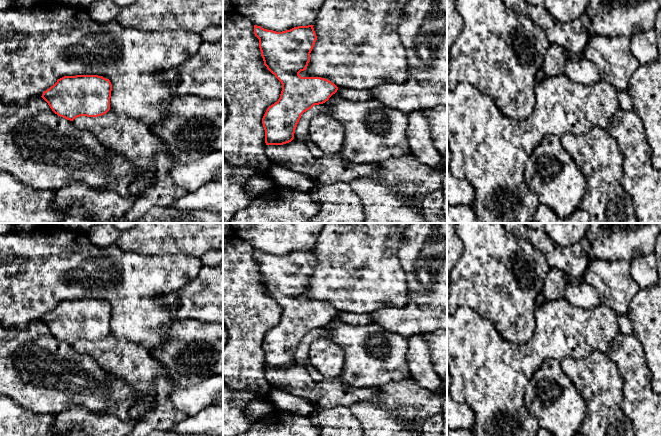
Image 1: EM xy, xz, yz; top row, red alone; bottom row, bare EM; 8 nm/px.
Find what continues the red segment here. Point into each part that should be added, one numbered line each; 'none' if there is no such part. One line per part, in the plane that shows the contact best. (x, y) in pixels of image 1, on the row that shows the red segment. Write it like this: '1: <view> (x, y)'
none

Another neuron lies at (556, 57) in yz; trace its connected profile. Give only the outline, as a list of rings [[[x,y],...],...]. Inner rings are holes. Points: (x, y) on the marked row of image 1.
[[[551,44],[542,65],[546,77],[556,77],[565,74],[567,61],[567,52],[561,46]]]

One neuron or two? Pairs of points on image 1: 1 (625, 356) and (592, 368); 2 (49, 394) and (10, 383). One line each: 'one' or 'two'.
1: two
2: one

